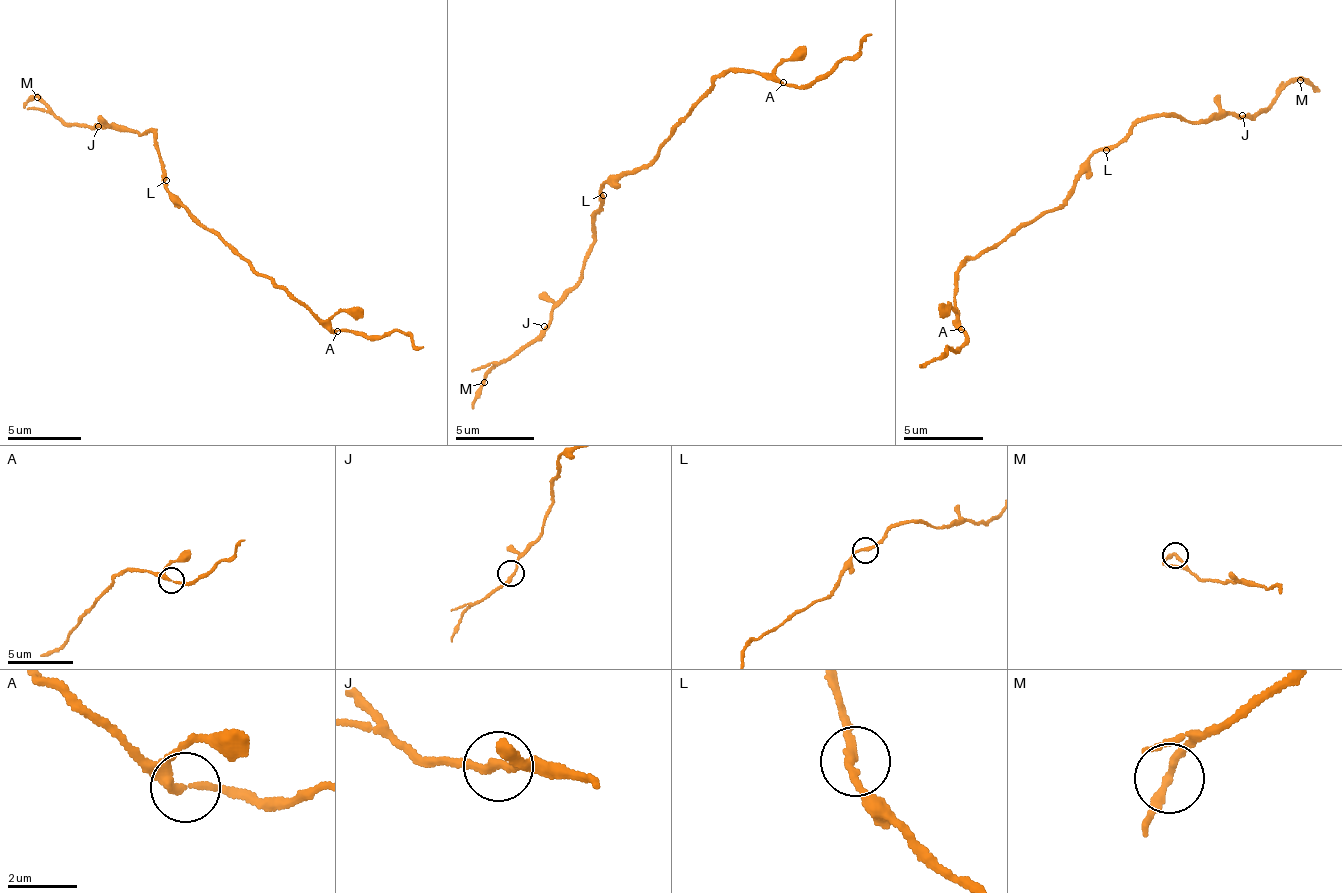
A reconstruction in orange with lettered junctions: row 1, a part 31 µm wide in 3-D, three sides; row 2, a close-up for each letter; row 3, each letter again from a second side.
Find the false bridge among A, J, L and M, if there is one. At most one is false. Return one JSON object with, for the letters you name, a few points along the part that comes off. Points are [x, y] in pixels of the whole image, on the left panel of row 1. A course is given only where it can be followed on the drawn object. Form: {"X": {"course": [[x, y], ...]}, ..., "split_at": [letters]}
{"split_at": []}

